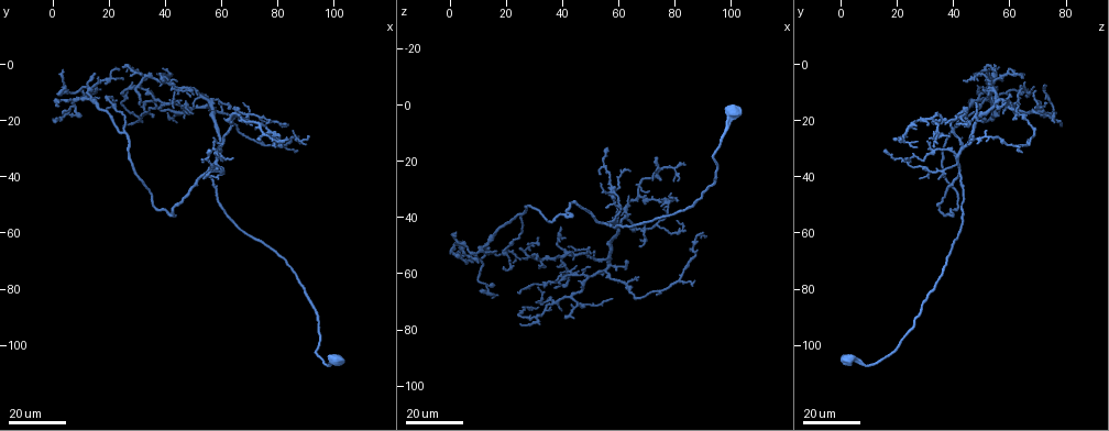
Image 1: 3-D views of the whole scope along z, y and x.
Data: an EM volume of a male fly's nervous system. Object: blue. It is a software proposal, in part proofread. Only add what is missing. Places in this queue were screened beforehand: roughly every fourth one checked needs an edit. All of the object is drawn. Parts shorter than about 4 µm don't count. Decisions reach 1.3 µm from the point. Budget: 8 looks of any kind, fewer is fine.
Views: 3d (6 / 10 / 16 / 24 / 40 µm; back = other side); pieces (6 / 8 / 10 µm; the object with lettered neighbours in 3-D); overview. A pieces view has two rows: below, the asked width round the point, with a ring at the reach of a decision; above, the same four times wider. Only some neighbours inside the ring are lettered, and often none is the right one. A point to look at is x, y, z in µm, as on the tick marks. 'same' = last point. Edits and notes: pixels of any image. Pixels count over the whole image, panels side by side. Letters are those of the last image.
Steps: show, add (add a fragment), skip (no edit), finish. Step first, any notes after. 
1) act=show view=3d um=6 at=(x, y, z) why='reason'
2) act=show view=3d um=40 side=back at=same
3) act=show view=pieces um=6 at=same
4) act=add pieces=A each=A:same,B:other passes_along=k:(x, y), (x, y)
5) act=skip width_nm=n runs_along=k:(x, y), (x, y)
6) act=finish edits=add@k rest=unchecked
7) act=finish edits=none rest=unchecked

act=show view=3d um=16 at=(10, 18, 56) why='free end'

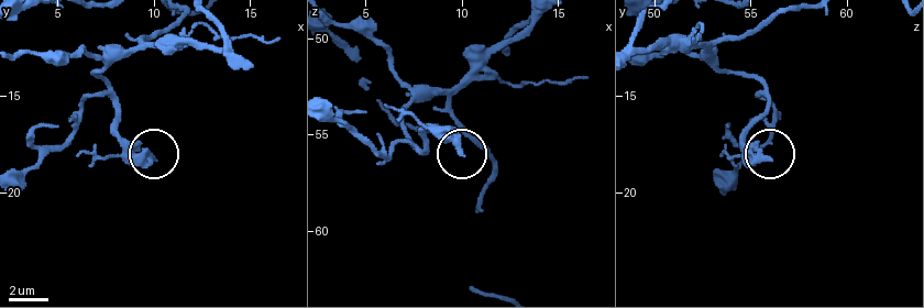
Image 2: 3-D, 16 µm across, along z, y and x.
act=show view=pieces um=6 at=(9.9, 18.2, 55.9)

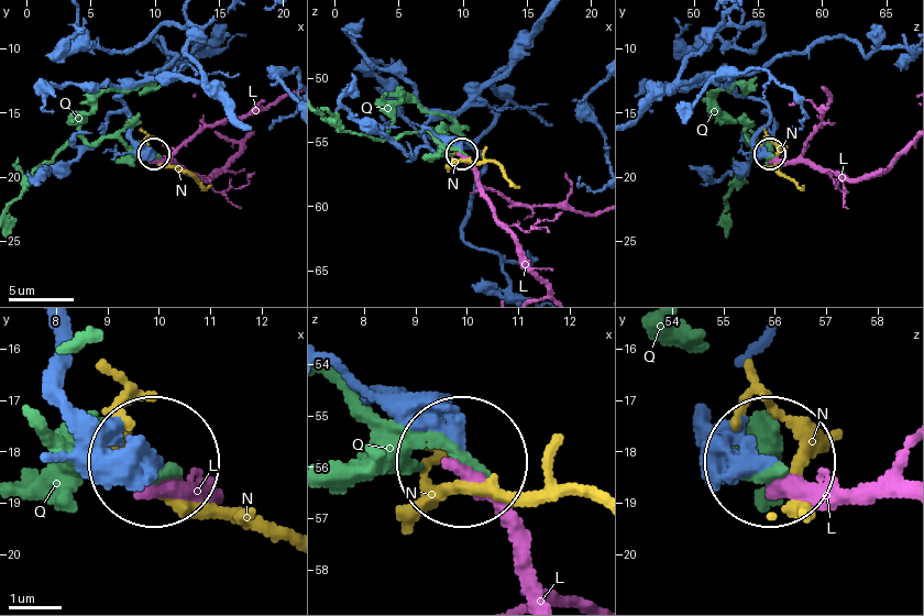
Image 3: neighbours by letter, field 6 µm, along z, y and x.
act=skip width_nm=310 each=L:other,N:other,Q:other found='none of them fits'

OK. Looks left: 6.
act=show view=3d um=24 at=(25, 2, 52) why='free end'

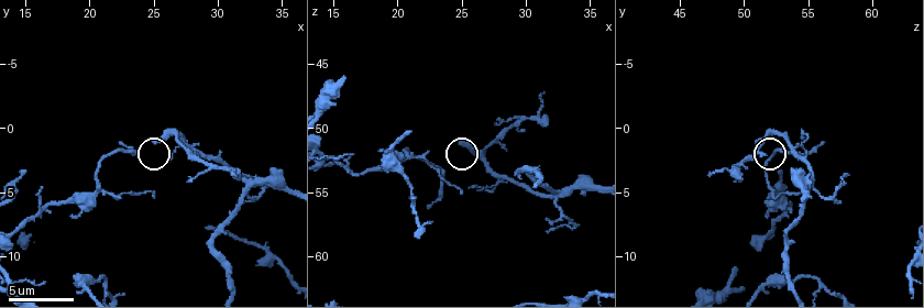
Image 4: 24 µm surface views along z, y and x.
act=show view=pieces um=8 at=(25.0, 1.0, 51.2)

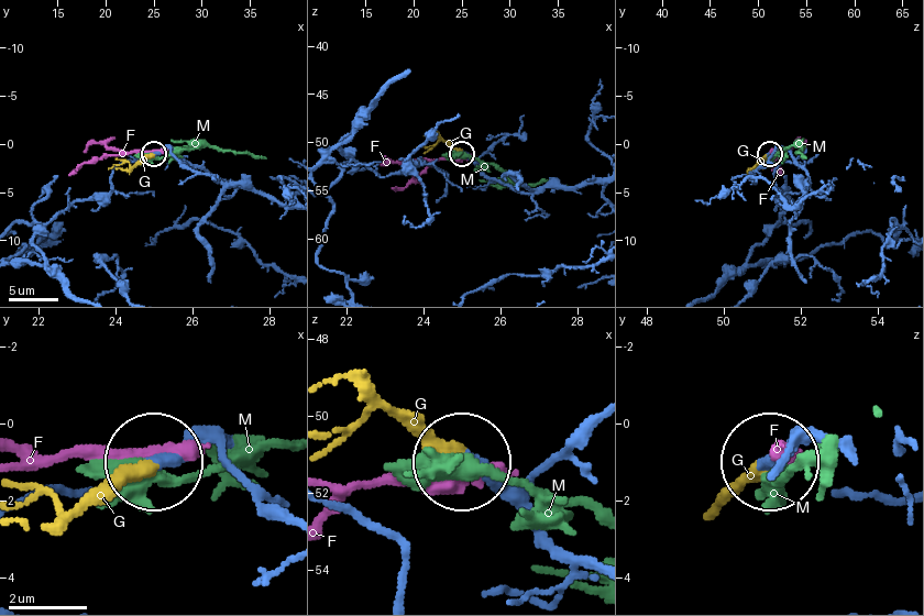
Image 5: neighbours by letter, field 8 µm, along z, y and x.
act=add pieces=G width_nm=320 each=F:other,G:same,M:other found='it goes on there'

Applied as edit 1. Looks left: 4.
act=show view=3d um=24 at=(30, 15, 55) why='an open end'

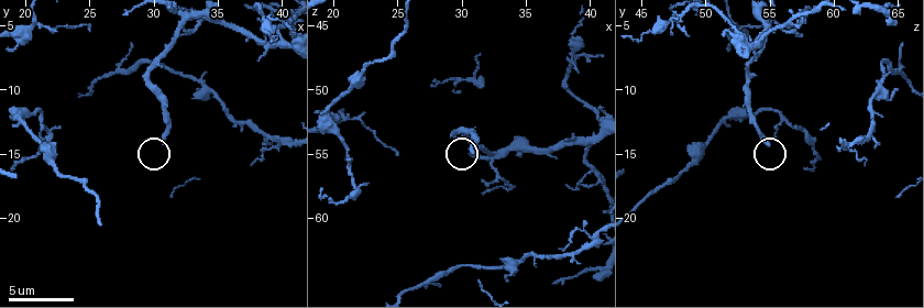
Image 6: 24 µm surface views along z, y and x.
act=show view=pieces um=6 at=(30.8, 14.2, 55.0)

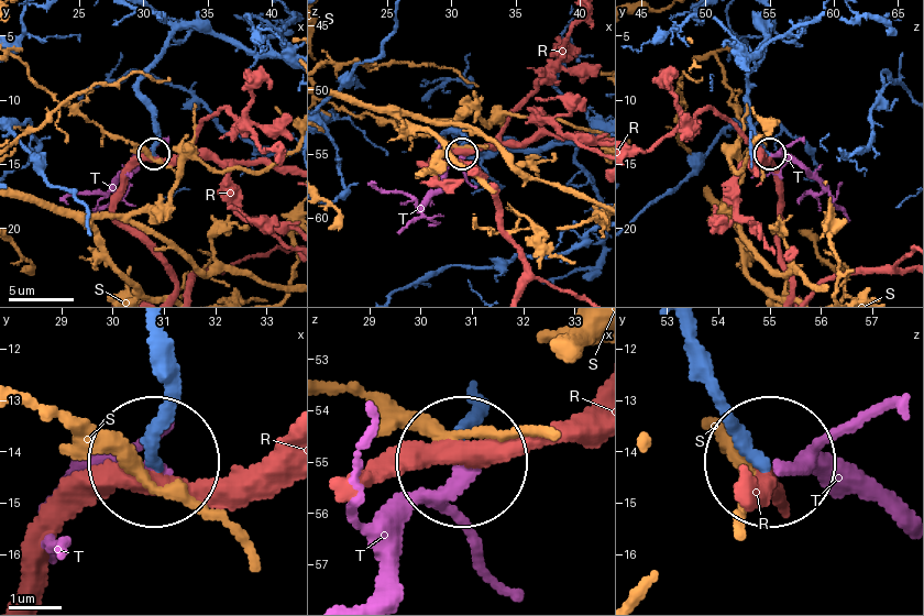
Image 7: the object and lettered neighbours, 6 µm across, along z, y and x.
act=add pieces=T width_nm=230 each=R:other,S:other,T:same passes_along=7:(749, 119), (765, 151), (788, 156), (820, 186), (799, 198) found='the neuron continues'

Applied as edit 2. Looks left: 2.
act=show view=3d um=24 at=(74, 27, 19) why='branch stops here'

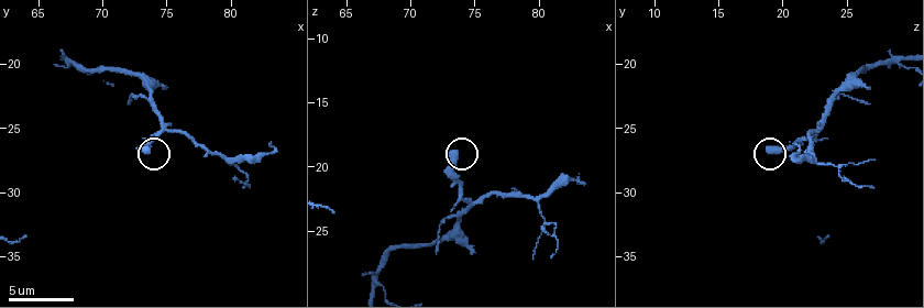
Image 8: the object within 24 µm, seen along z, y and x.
act=show view=pieces um=6 at=(73.4, 27.0, 19.0) why='see the neighbours'

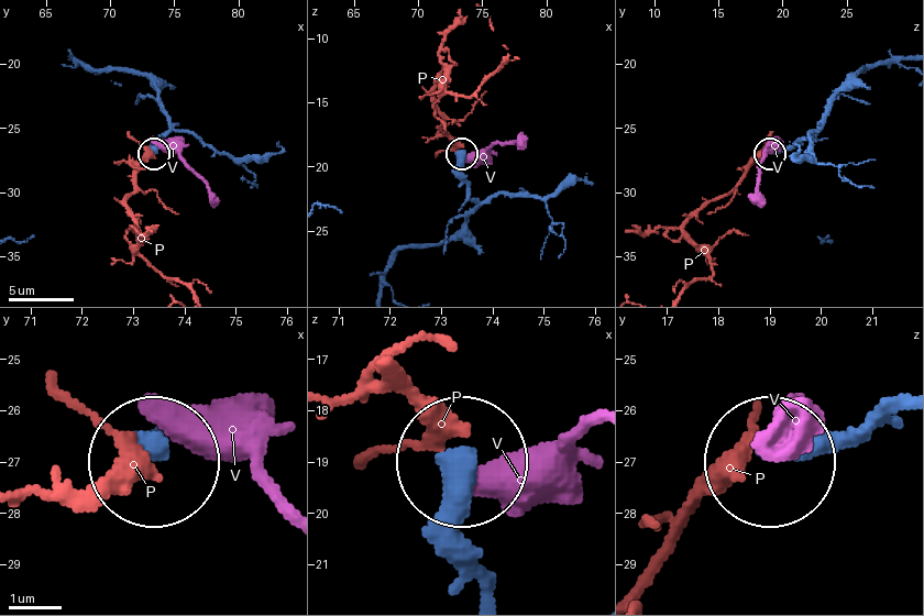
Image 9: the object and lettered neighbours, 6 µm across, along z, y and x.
act=add pieces=P width_nm=490 each=P:same,V:other passes_along=9:(485, 592), (441, 426), (397, 377) found='the neuron continues'

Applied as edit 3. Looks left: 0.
act=finish edits=add@5,add@7,add@9 rest=unchecked

